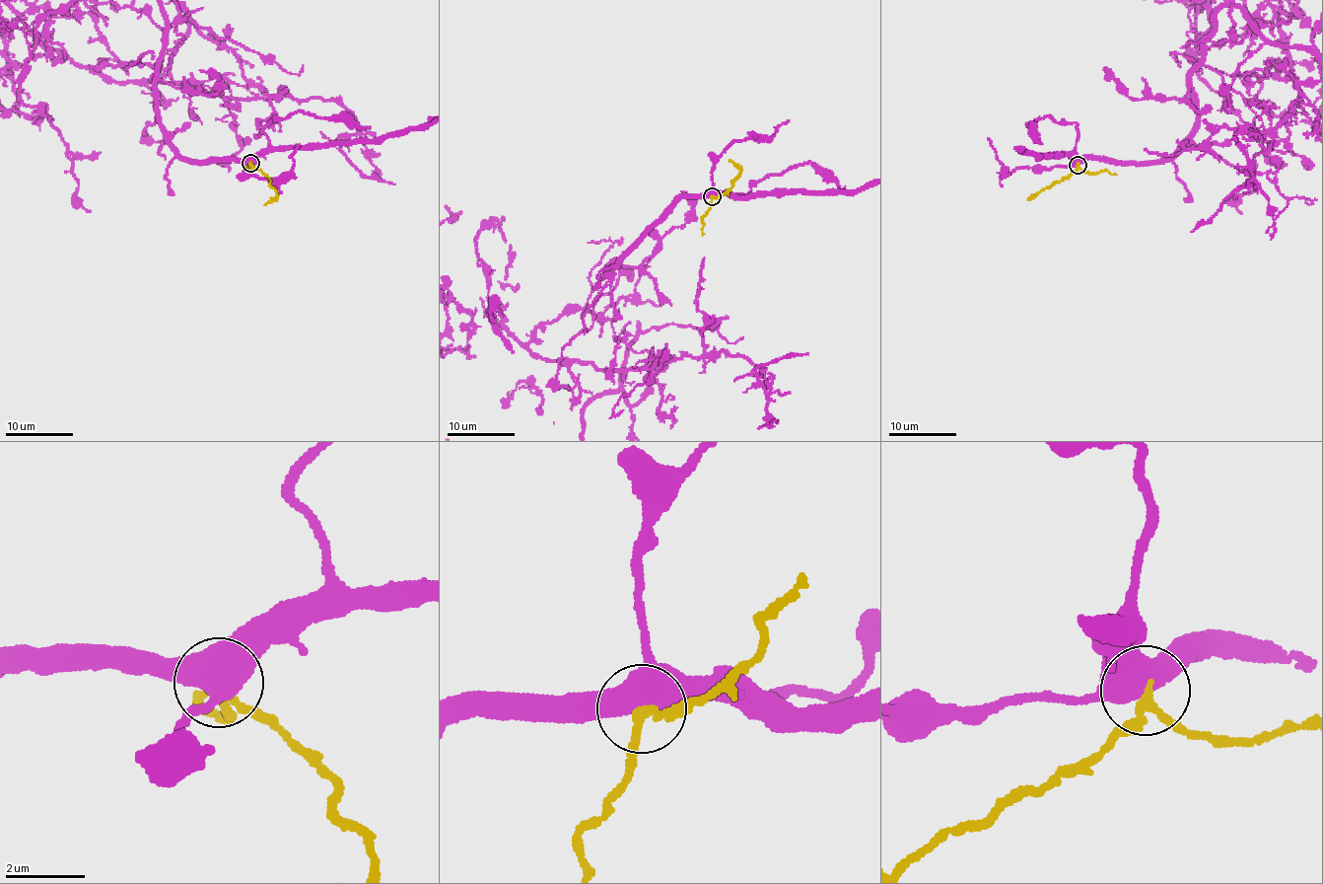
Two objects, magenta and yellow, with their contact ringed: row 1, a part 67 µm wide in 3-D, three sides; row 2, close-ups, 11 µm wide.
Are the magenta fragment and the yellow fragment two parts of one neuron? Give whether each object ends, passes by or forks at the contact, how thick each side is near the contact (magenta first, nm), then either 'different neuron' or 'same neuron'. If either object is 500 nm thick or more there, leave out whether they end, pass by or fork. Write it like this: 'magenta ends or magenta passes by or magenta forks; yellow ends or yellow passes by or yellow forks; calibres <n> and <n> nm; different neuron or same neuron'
calibres 550 and 200 nm; different neuron

